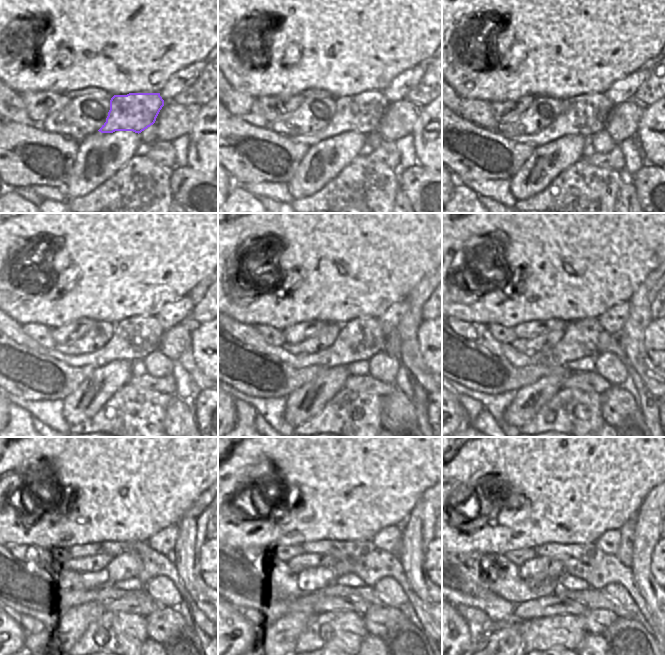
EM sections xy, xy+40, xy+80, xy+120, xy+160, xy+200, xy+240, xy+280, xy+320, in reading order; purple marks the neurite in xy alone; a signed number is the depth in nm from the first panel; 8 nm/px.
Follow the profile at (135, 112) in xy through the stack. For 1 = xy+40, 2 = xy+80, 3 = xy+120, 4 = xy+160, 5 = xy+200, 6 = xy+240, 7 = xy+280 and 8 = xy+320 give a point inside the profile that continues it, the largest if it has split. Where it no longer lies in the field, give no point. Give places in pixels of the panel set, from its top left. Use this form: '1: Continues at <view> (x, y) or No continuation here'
1: Continues at xy+40 (362, 112)
2: Continues at xy+80 (585, 115)
3: Continues at xy+120 (134, 338)
4: Continues at xy+160 (359, 339)
5: Continues at xy+200 (580, 338)
6: Continues at xy+240 (34, 557)
7: Continues at xy+280 (285, 582)
8: Continues at xy+320 (510, 586).

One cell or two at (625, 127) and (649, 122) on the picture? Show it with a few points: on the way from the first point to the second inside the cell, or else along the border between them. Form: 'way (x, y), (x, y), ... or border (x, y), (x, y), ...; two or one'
border (644, 107), (635, 136); two

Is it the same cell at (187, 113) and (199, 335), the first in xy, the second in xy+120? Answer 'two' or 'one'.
two

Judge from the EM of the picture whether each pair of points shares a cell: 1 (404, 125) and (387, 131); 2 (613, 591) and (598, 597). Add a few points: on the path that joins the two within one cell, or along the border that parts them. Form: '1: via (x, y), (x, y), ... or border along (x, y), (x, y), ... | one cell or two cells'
1: via (400, 125), (394, 125), (391, 128) | one cell
2: border along (601, 589), (623, 604), (627, 604) | two cells

